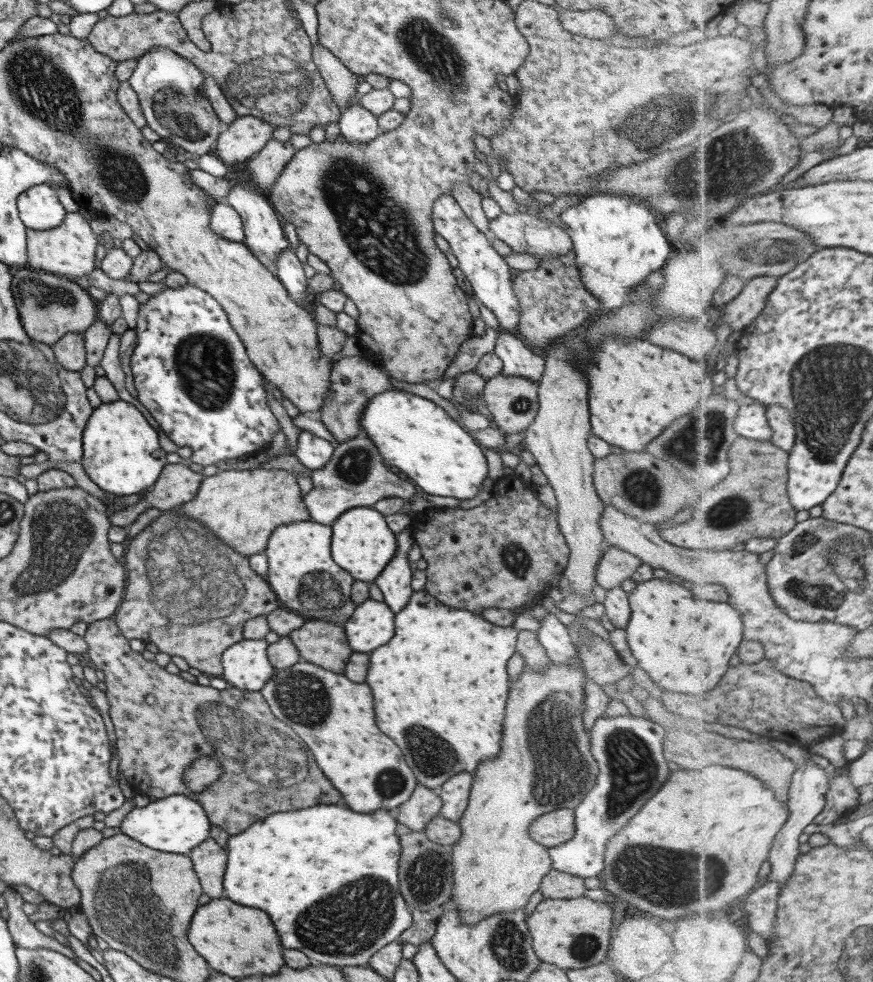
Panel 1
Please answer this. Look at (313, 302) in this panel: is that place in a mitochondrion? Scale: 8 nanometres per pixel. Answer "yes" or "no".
no

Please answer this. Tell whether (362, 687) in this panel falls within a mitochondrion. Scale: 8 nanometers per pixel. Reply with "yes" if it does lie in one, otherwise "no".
no

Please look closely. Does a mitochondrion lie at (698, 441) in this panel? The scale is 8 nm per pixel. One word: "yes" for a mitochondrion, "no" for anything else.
yes

